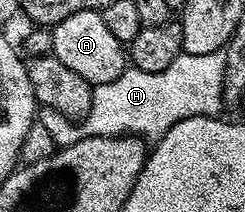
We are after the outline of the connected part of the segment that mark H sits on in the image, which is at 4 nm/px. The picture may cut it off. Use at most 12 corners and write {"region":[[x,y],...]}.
{"region":[[225,50],[97,84],[81,119],[42,107],[59,148],[157,141],[223,110]]}

